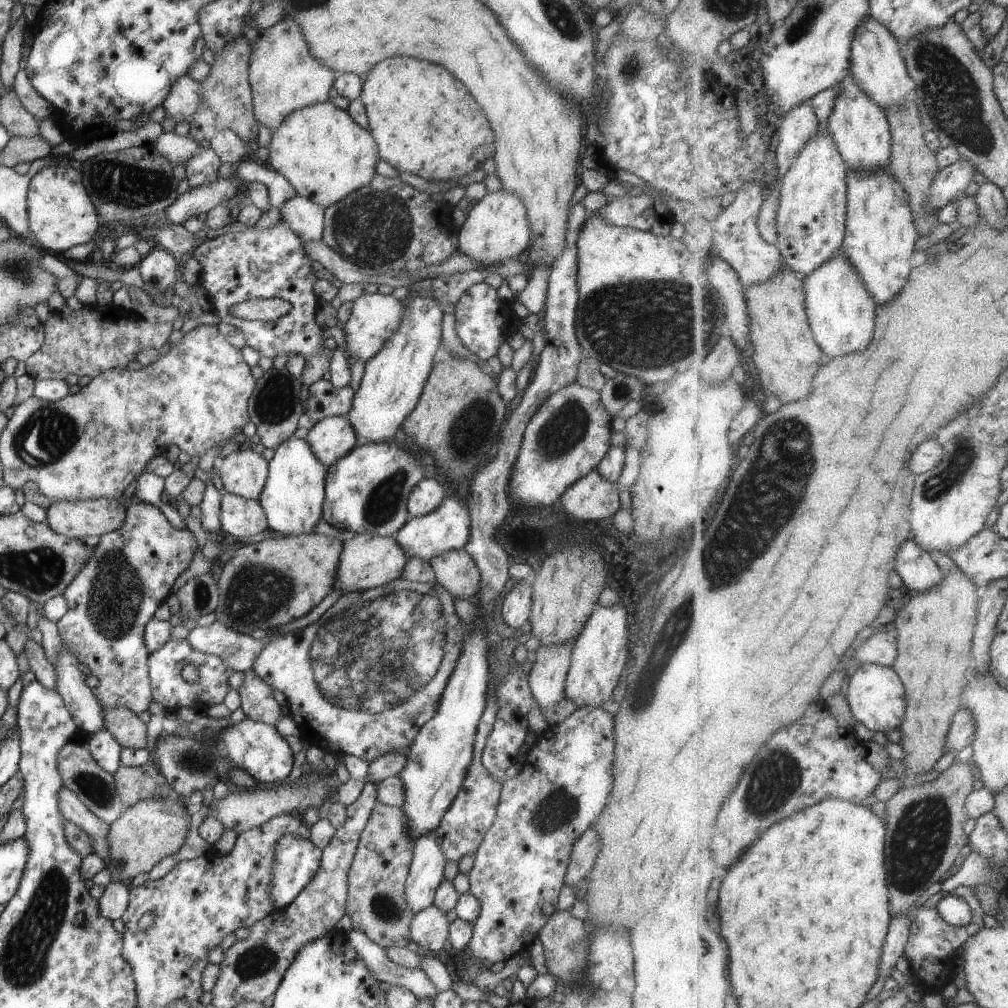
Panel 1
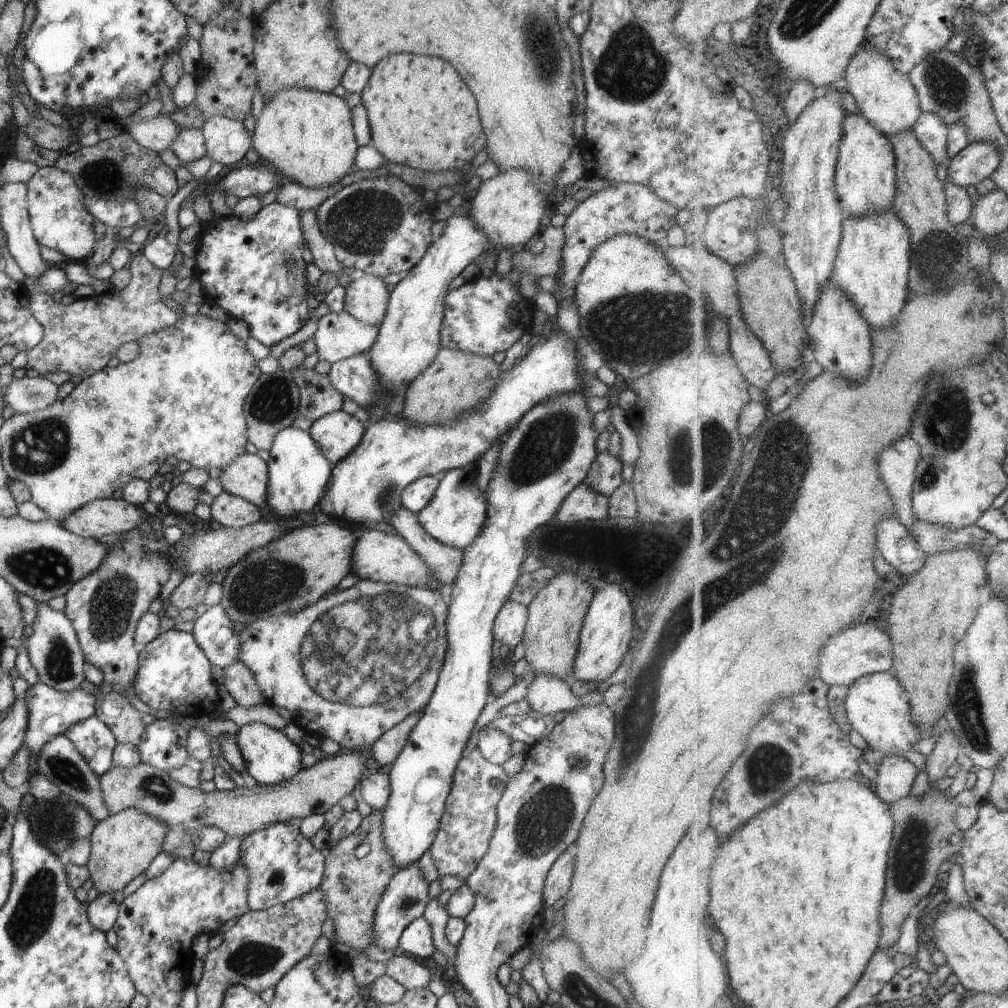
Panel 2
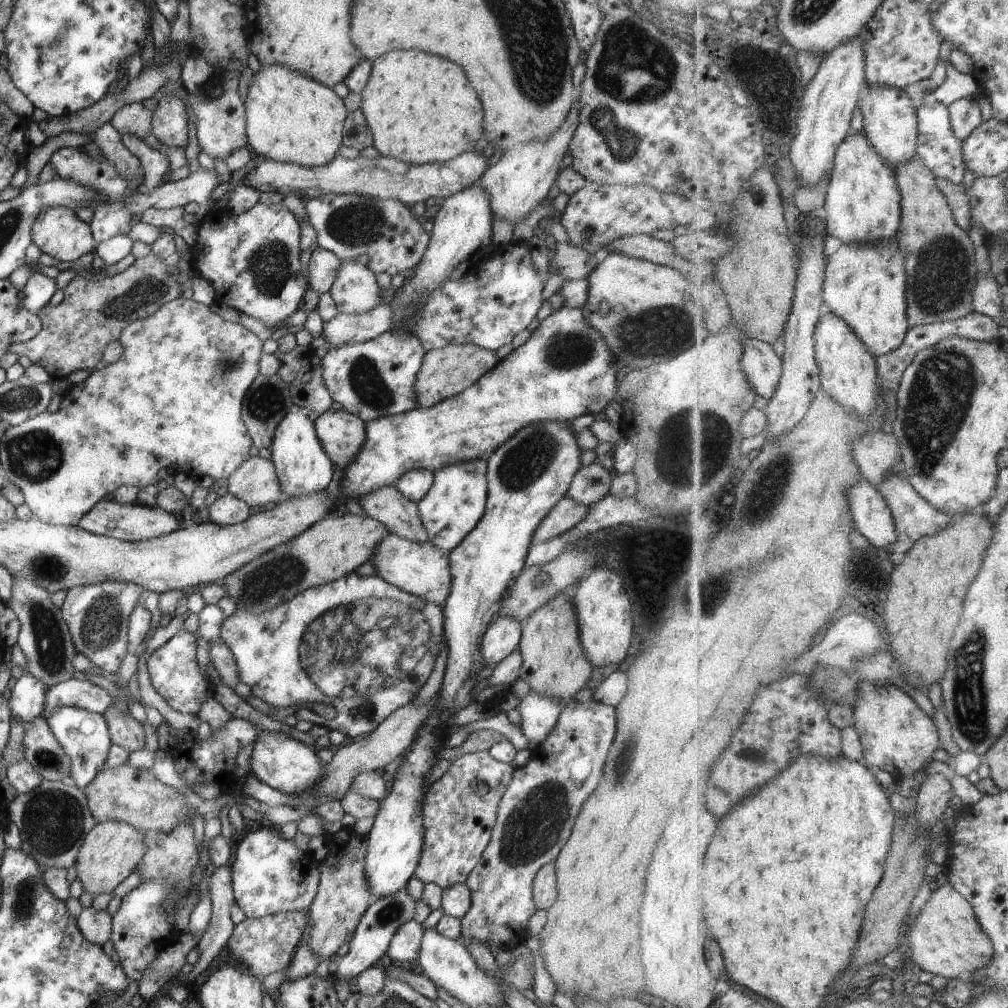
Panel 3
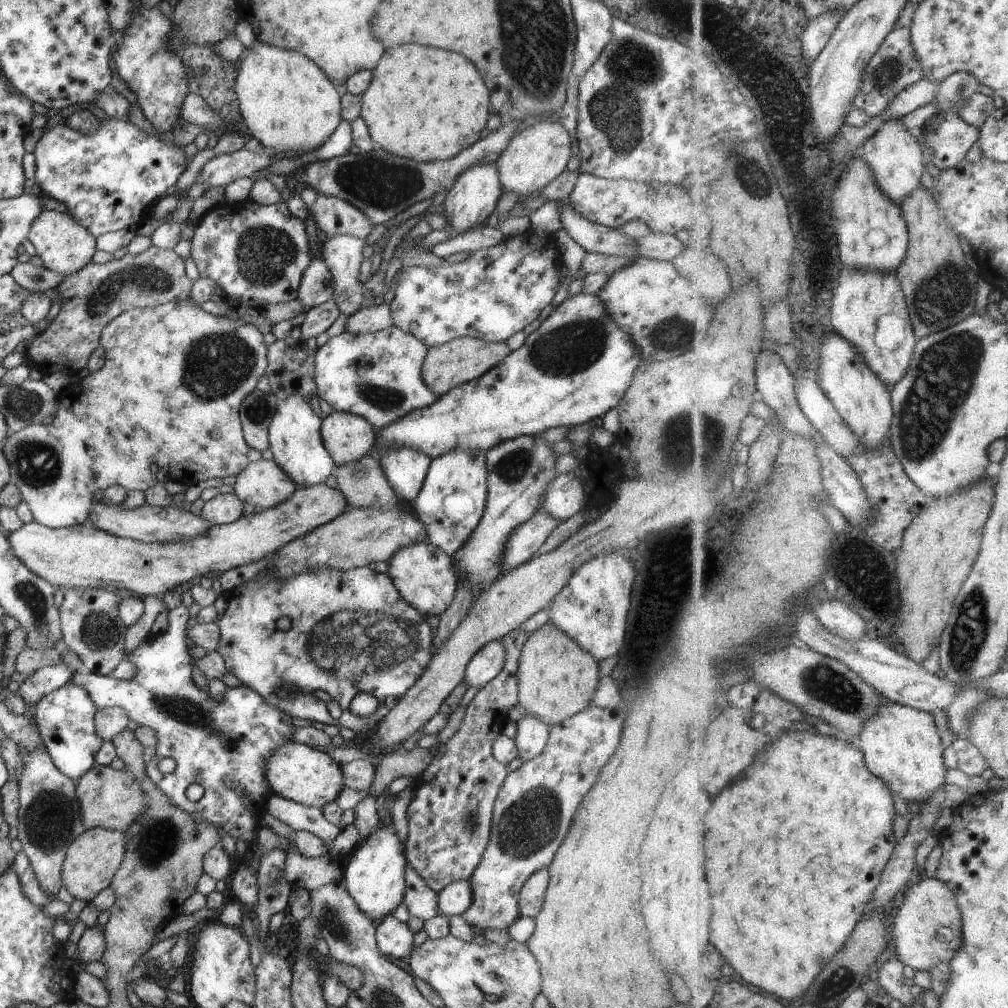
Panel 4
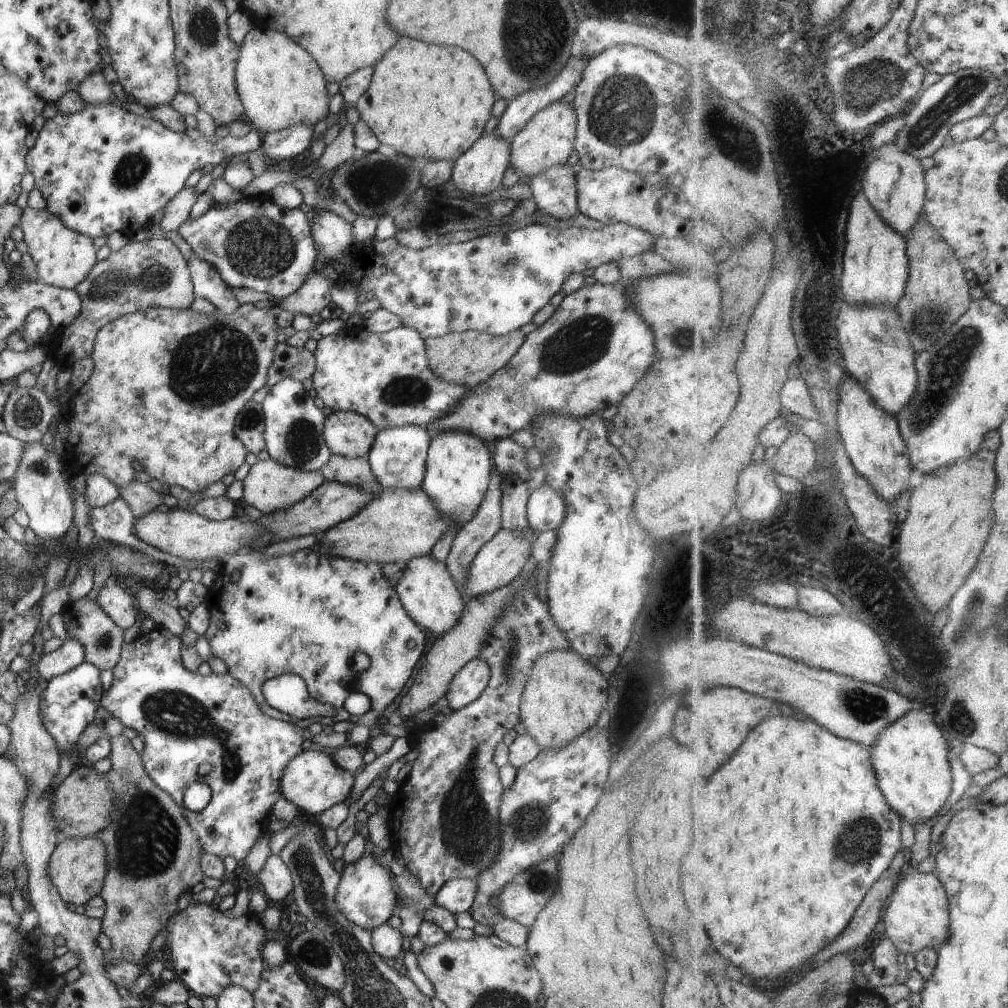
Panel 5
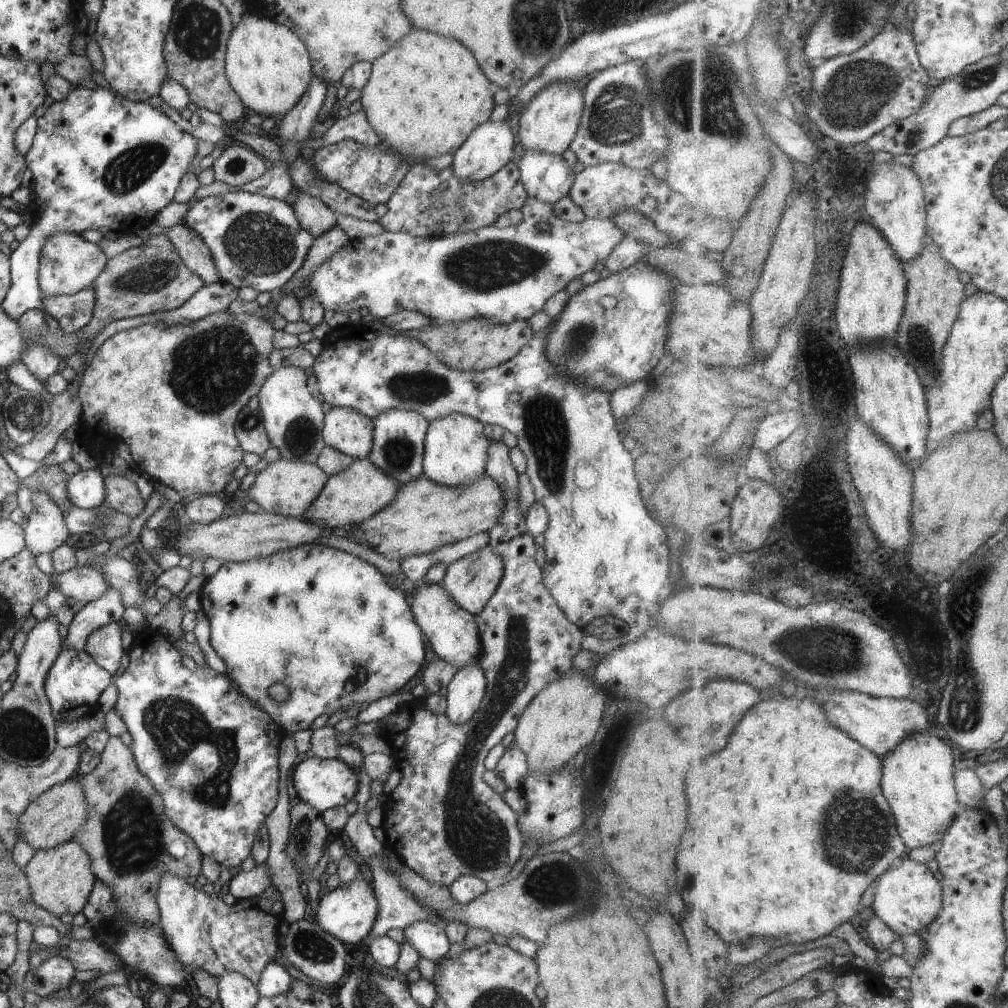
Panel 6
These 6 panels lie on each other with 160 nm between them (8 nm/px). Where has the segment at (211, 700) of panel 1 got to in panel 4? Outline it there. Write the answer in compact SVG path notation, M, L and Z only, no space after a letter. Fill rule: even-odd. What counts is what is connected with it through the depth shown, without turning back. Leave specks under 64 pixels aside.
M183 605L167 610L168 628L162 633L150 635L124 658L135 665L135 677L131 682L116 680L107 675L73 672L67 683L82 688L98 708L120 706L127 718L137 725L149 726L156 732L155 754L147 762L146 775L165 796L181 810L193 814L198 820L205 820L216 826L218 837L229 834L237 840L242 838L245 844L255 837L259 815L265 810L267 796L272 794L264 775L266 758L280 744L291 740L294 724L292 718L282 710L267 704L256 692L245 685L227 687L221 702L211 702L208 692L197 688L192 679L192 664L188 656L186 642L186 622L189 618ZM169 757L174 760L172 772L159 773L157 762ZM195 782L204 789L203 796L197 802L189 802L185 797L187 785Z

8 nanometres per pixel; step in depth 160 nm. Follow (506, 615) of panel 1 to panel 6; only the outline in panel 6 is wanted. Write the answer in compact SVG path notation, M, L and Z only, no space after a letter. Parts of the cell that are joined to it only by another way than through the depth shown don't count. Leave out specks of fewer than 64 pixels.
M477 663L458 669L447 684L447 708L444 715L451 724L465 724L471 720L483 698L485 676Z

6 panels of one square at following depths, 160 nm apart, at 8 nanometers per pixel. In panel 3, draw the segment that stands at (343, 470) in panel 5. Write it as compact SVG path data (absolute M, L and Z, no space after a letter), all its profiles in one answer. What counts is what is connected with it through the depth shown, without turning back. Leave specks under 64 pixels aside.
M394 485L375 489L357 502L367 517L380 522L389 533L411 542L429 542L416 503L407 500Z

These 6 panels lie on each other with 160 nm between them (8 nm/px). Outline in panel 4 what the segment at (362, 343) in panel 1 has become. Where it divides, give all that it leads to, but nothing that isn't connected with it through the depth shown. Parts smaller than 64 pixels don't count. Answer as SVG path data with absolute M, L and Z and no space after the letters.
M337 235L328 239L320 237L320 243L320 256L327 265L329 274L331 274L334 281L332 299L335 301L340 313L348 317L357 309L361 308L360 304L364 285L360 279L359 264L361 264L361 259L363 258L361 252L363 238Z

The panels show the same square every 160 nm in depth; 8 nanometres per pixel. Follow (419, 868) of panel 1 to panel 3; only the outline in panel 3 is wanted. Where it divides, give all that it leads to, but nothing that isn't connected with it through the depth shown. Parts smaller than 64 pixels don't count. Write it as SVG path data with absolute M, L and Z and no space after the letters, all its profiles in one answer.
M405 887L397 892L376 898L365 909L361 915L352 937L348 940L348 951L337 960L337 968L331 974L333 980L340 978L351 983L353 978L377 960L386 956L386 950L393 933L403 924L412 918L415 901L409 897Z

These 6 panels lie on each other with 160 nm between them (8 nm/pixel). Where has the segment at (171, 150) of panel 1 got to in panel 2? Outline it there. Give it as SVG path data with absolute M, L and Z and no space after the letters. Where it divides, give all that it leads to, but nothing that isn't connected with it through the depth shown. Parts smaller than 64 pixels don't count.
M159 115L151 120L145 120L145 122L130 123L125 129L124 127L122 128L131 135L131 138L140 147L156 152L157 154L161 152L161 150L165 150L165 148L170 148L170 144L175 140L175 137L180 131L179 126L171 121L171 119Z

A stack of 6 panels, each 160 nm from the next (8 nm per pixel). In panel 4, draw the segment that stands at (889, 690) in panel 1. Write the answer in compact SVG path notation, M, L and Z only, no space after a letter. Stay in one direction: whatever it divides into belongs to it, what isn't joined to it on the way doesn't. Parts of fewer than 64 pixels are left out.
M889 701L876 708L874 715L863 727L859 738L860 749L864 752L867 768L881 777L890 789L906 802L915 801L920 806L930 797L930 794L938 791L945 784L945 774L948 769L944 760L945 745L941 742L941 736L935 726L935 718L930 712Z

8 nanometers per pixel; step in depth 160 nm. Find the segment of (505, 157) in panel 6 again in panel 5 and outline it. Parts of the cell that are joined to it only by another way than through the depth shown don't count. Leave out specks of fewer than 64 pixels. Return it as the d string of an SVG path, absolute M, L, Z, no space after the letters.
M493 133L482 134L463 154L453 160L450 179L454 182L455 188L463 194L475 196L500 188L503 171L508 167L510 155L508 144L502 137L496 137Z

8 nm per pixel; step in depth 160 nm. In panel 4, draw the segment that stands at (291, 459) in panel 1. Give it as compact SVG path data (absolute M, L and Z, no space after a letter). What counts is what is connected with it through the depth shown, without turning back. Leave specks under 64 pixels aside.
M290 395L282 401L278 400L267 429L268 448L271 450L273 462L299 487L323 483L336 465L323 446L320 422L321 418L311 410L307 399L299 395Z

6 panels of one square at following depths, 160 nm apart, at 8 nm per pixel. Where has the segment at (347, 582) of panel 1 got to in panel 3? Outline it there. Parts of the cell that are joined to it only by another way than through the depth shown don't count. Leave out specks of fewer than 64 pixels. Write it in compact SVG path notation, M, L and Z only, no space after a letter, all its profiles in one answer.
M388 532L379 539L368 560L373 564L375 574L385 582L425 599L427 604L444 604L451 584L448 553L431 542L411 542Z

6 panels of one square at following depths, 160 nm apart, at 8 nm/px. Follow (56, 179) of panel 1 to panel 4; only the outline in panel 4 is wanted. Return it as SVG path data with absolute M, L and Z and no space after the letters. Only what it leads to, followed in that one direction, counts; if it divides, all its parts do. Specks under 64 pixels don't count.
M43 209L31 221L28 229L26 238L34 246L35 254L42 260L43 268L53 270L63 277L77 272L84 264L91 261L91 256L96 250L96 237L73 220L69 213Z

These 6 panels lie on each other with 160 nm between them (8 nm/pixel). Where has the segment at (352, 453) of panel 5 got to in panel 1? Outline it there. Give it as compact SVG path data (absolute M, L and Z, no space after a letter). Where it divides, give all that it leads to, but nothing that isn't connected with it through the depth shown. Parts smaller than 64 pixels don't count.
M345 416L325 417L308 430L304 441L321 464L331 466L360 443Z

